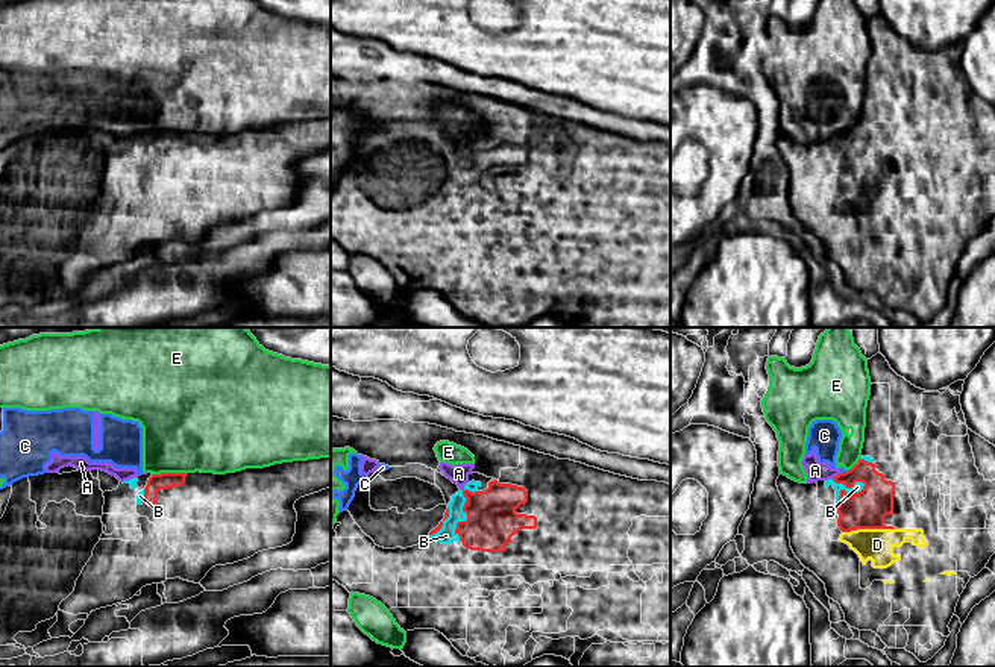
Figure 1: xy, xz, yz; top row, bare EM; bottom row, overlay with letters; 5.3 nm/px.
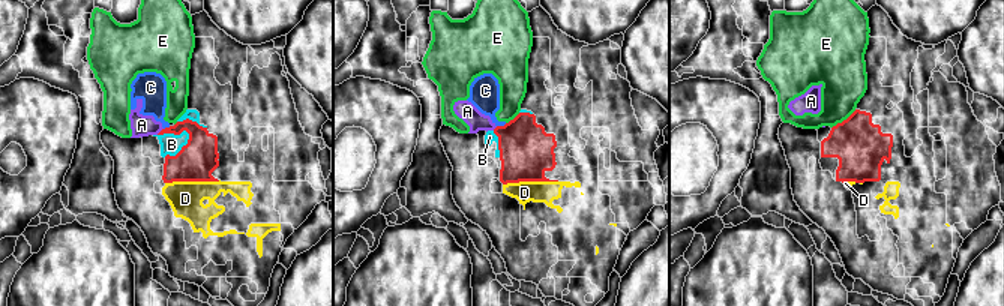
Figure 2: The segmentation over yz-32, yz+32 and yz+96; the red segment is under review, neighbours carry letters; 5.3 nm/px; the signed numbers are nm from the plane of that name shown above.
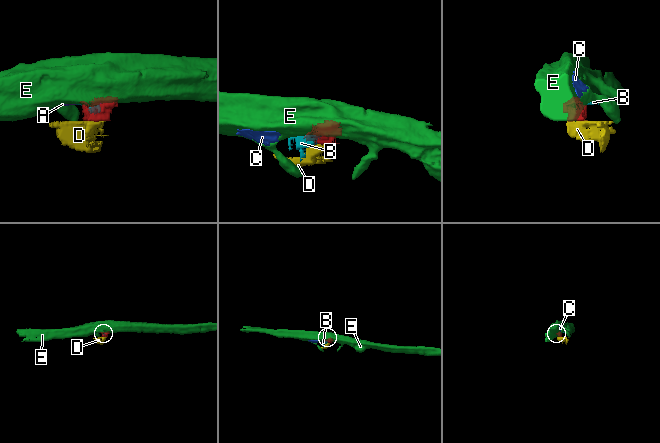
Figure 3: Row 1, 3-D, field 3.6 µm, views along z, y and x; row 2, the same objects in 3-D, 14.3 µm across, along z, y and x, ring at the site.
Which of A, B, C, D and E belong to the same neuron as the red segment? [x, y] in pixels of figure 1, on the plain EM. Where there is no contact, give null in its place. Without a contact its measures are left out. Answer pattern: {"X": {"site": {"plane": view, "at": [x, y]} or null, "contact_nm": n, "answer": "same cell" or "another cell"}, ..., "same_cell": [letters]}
{"A": {"site": {"plane": "yz", "at": [834, 137]}, "contact_nm": 60, "answer": "another cell"}, "B": {"site": {"plane": "yz", "at": [845, 146]}, "contact_nm": 200, "answer": "same cell"}, "C": {"site": {"plane": "yz", "at": [842, 134]}, "contact_nm": 40, "answer": "another cell"}, "D": {"site": {"plane": "yz", "at": [868, 188]}, "contact_nm": 280, "answer": "same cell"}, "E": {"site": {"plane": "xy", "at": [169, 134]}, "contact_nm": 190, "answer": "another cell"}, "same_cell": ["B", "D"]}

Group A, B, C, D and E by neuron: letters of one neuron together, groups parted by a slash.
A C E / B D

